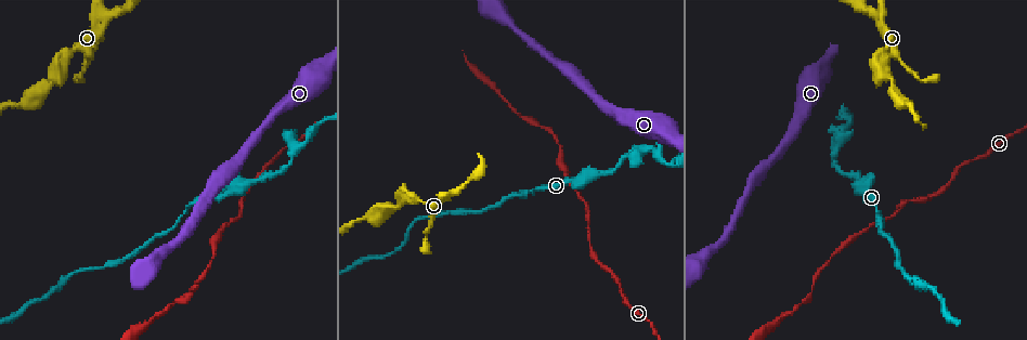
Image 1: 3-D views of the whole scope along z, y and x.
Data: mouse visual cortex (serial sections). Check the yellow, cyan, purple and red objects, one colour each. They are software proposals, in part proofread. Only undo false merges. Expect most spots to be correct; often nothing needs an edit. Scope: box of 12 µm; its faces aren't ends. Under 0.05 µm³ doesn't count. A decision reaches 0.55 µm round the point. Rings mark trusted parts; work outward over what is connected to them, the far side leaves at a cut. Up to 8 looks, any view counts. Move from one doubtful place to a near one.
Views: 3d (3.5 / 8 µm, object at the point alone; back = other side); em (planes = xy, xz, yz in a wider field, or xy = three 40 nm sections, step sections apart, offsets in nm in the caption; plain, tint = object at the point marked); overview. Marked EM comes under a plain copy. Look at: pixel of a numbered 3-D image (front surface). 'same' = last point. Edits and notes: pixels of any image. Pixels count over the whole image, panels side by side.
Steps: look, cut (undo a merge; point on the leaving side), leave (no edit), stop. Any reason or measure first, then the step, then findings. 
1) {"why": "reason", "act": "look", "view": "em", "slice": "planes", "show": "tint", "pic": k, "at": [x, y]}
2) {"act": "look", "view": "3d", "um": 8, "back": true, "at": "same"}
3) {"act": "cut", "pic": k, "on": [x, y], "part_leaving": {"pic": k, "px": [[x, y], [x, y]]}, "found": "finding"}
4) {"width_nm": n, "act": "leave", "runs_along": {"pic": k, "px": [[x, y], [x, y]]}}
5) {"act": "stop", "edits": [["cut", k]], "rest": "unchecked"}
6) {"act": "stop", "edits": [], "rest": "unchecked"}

{"why": "calibre changes", "act": "look", "view": "3d", "um": 3.5, "pic": 1, "at": [253, 182]}

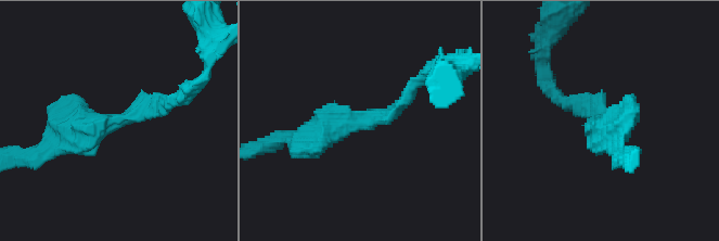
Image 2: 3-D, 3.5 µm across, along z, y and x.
{"act": "leave", "runs_along": {"pic": 2, "px": [[50, 148], [167, 101]]}, "found": "all the same cell"}

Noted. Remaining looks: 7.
{"why": "side arm on a straight run", "act": "look", "view": "3d", "um": 3.5, "pic": 1, "at": [641, 148]}

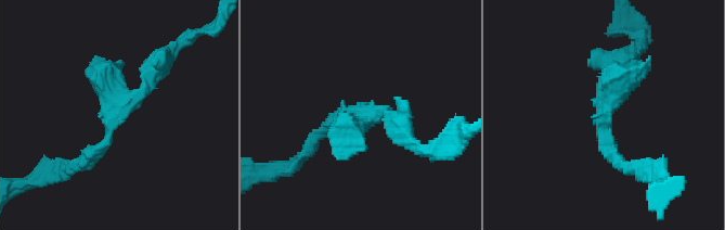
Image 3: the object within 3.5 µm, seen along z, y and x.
{"arms": 3, "arm_widths_nm": [200, 200, 350], "act": "look", "view": "em", "slice": "xy", "step": 3, "show": "tint", "pic": 3, "at": [602, 115]}

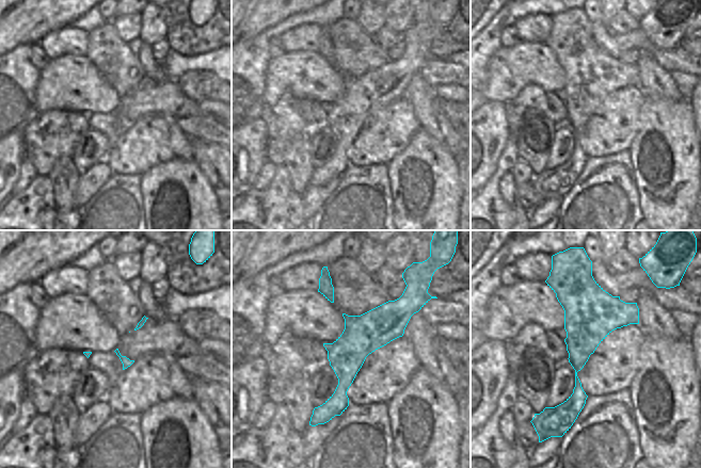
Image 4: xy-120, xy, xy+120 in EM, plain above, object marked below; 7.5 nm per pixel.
{"act": "leave", "runs_along": {"pic": 3, "px": [[76, 166], [108, 140], [108, 123], [158, 60]]}, "found": "one cell here"}

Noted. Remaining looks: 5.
{"why": "sudden change in width", "act": "look", "view": "em", "slice": "xy", "step": 1, "show": "tint", "pic": 1, "at": [65, 56]}

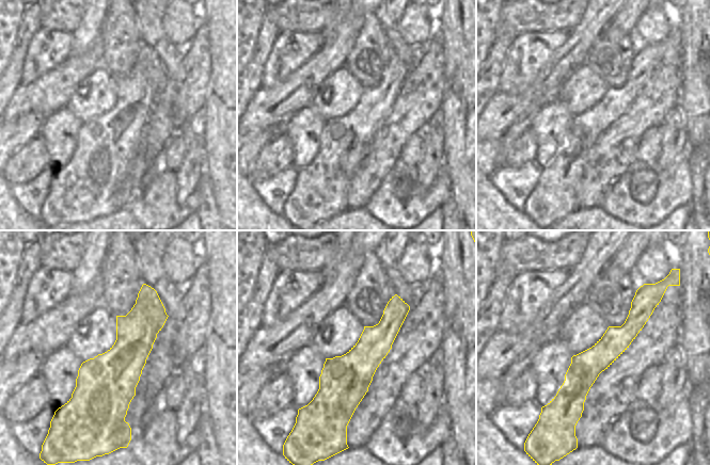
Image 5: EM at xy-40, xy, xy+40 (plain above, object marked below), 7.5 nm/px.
{"why": "see where the arms go", "act": "look", "view": "3d", "um": 3.5, "at": "same"}

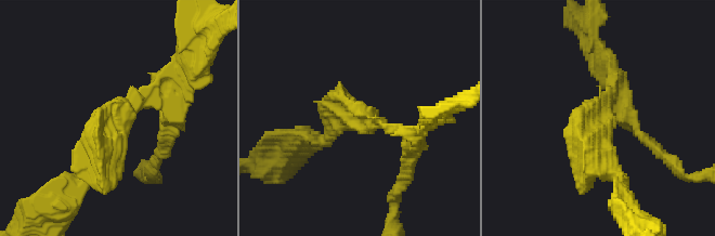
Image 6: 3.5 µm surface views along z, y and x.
{"arm_widths_nm": [150, 400], "act": "leave", "found": "all the same cell"}

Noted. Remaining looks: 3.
{"act": "stop", "edits": [], "rest": "unchecked"}

